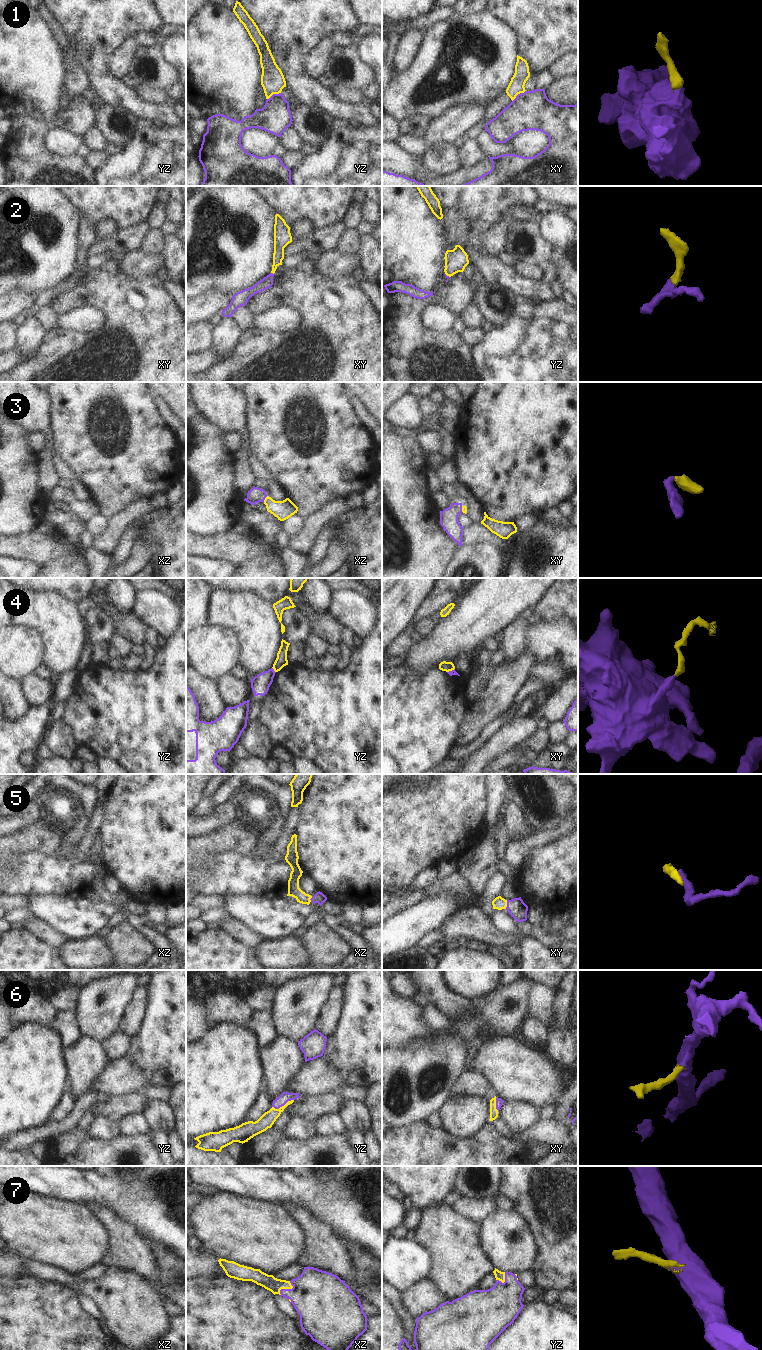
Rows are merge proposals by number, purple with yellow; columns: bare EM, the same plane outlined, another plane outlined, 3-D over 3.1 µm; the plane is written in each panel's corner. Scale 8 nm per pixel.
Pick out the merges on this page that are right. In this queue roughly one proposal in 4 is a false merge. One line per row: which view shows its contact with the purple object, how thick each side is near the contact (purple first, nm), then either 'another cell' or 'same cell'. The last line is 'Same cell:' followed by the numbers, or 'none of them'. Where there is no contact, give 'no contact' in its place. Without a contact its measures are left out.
1: meets purple in xy; 320 nm thick on the purple side, 130 nm on the other; another cell
2: meets purple in xy; 90 nm thick on the purple side, 100 nm on the other; same cell
3: meets purple in xz; 120 nm thick on the purple side, 150 nm on the other; same cell
4: meets purple in yz; 150 nm thick on the purple side, 90 nm on the other; another cell
5: meets purple in xy; 150 nm thick on the purple side, 100 nm on the other; same cell
6: meets purple in yz; 80 nm thick on the purple side, 120 nm on the other; same cell
7: meets purple in xz; 400 nm thick on the purple side, 120 nm on the other; same cell
Same cell: 2, 3, 5, 6, 7

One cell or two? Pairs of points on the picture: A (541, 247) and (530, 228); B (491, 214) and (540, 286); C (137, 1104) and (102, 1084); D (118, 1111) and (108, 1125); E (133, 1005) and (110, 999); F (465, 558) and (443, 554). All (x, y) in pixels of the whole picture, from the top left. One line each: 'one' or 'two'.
A: one
B: one
C: two
D: two
E: two
F: two

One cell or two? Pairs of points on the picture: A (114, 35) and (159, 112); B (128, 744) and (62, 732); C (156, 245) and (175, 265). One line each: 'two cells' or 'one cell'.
A: one cell
B: two cells
C: two cells

